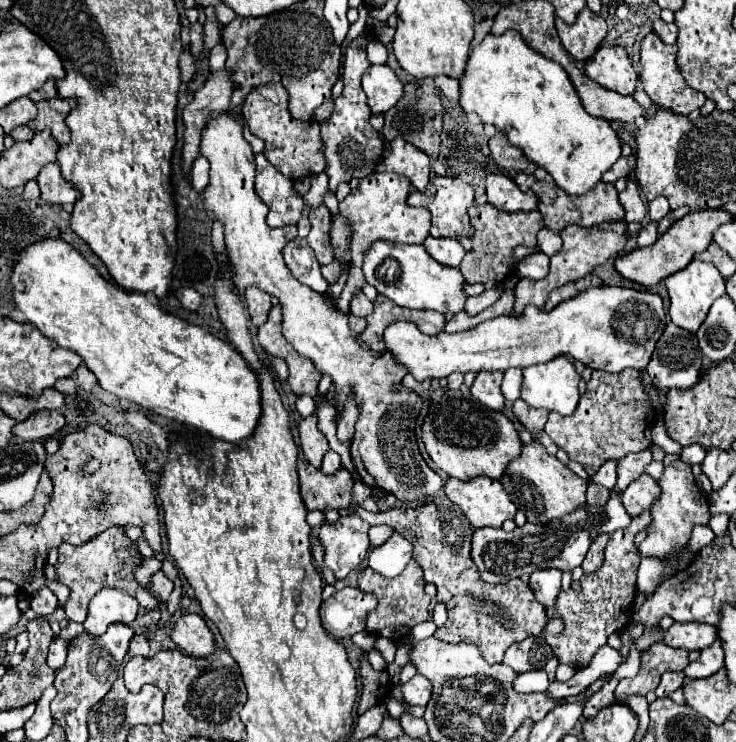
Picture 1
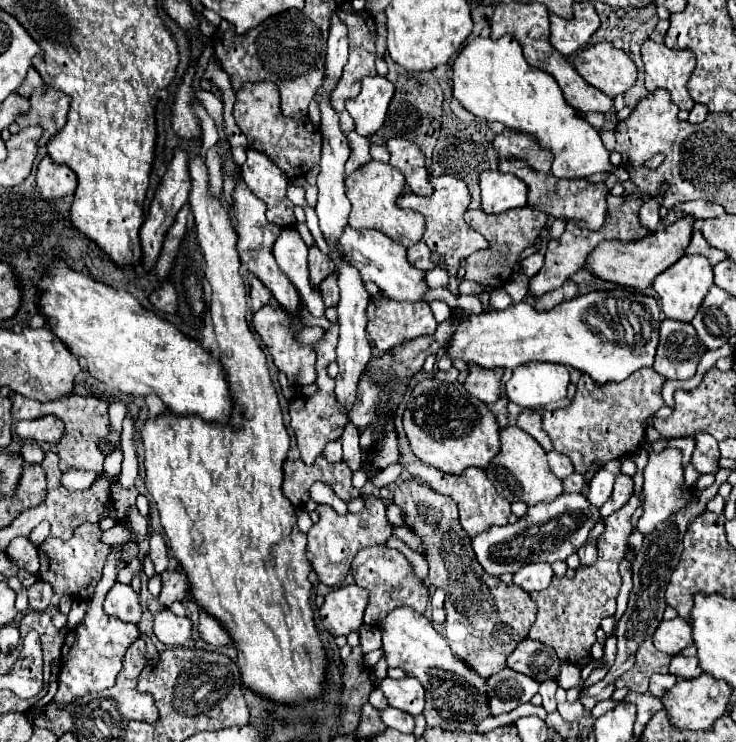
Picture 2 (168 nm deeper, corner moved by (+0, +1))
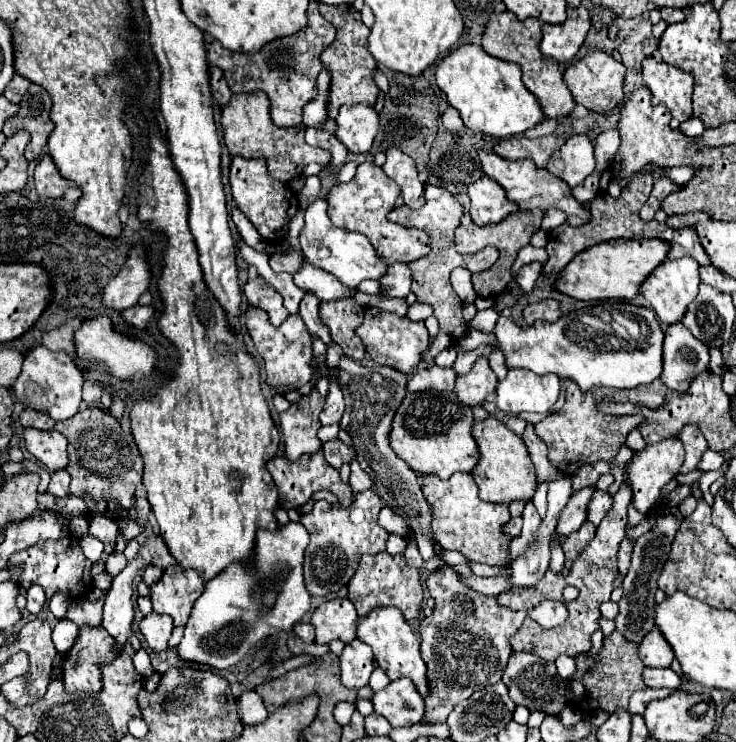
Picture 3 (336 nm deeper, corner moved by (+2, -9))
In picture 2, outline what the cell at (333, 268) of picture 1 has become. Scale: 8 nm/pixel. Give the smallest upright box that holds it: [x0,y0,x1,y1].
[319,273,339,307]

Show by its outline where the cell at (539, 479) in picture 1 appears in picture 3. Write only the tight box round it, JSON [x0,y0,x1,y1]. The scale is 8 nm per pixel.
[473,417,537,503]

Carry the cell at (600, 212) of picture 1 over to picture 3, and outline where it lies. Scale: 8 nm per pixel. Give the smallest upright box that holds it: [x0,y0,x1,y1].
[481,151,591,221]

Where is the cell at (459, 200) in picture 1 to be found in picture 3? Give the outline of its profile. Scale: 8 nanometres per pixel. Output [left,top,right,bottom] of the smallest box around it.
[387,185,499,353]

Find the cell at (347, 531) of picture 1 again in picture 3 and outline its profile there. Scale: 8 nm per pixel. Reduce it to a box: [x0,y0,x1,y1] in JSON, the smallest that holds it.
[301,491,389,597]

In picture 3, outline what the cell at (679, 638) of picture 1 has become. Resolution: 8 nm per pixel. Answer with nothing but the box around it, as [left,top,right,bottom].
[639,627,675,667]

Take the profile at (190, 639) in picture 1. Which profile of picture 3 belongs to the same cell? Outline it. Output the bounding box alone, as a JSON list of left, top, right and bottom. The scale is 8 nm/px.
[139,613,173,651]

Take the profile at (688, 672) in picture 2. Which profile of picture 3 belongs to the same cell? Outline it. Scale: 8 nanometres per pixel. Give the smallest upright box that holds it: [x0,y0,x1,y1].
[643,667,683,691]

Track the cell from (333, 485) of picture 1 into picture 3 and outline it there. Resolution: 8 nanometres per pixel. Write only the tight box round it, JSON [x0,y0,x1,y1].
[267,453,353,509]

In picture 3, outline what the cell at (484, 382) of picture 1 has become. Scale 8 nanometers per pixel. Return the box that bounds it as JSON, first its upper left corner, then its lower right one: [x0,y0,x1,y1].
[455,357,497,407]

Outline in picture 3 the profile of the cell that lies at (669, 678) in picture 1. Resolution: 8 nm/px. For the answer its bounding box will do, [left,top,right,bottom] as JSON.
[629,687,673,715]

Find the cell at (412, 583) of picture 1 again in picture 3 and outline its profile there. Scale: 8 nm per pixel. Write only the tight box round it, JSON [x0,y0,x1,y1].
[347,551,423,621]

